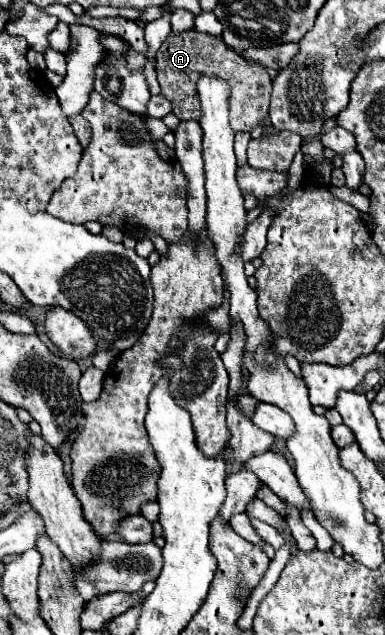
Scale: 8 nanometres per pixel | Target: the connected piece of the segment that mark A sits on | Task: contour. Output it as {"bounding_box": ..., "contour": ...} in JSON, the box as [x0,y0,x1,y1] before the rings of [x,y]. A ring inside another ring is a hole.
{"bounding_box":[156,29,272,131],"contour":[[[196,29],[170,33],[156,53],[156,69],[158,69],[158,83],[162,87],[162,93],[172,101],[174,105],[172,111],[182,121],[200,119],[200,99],[196,93],[196,77],[200,73],[212,73],[216,77],[224,77],[232,85],[230,119],[234,131],[252,131],[268,115],[272,79],[266,67],[236,55],[220,35],[200,33]]]}

